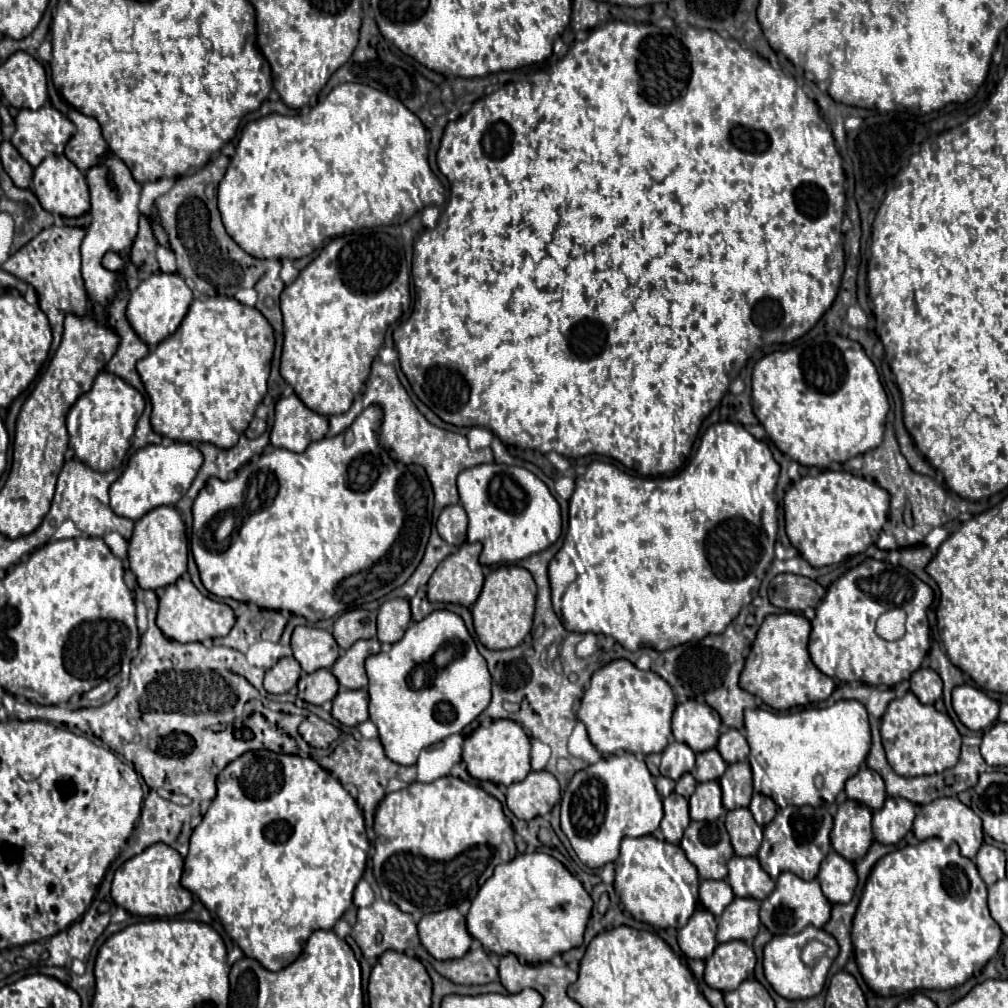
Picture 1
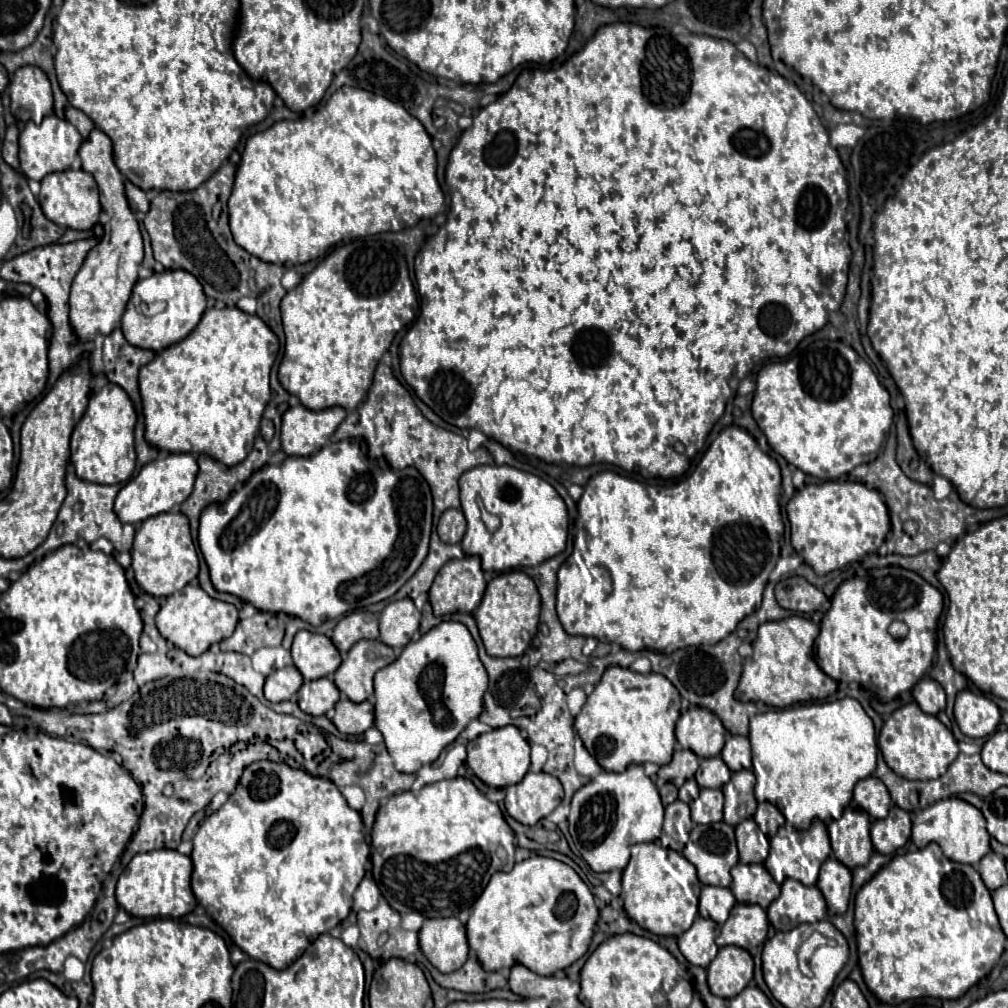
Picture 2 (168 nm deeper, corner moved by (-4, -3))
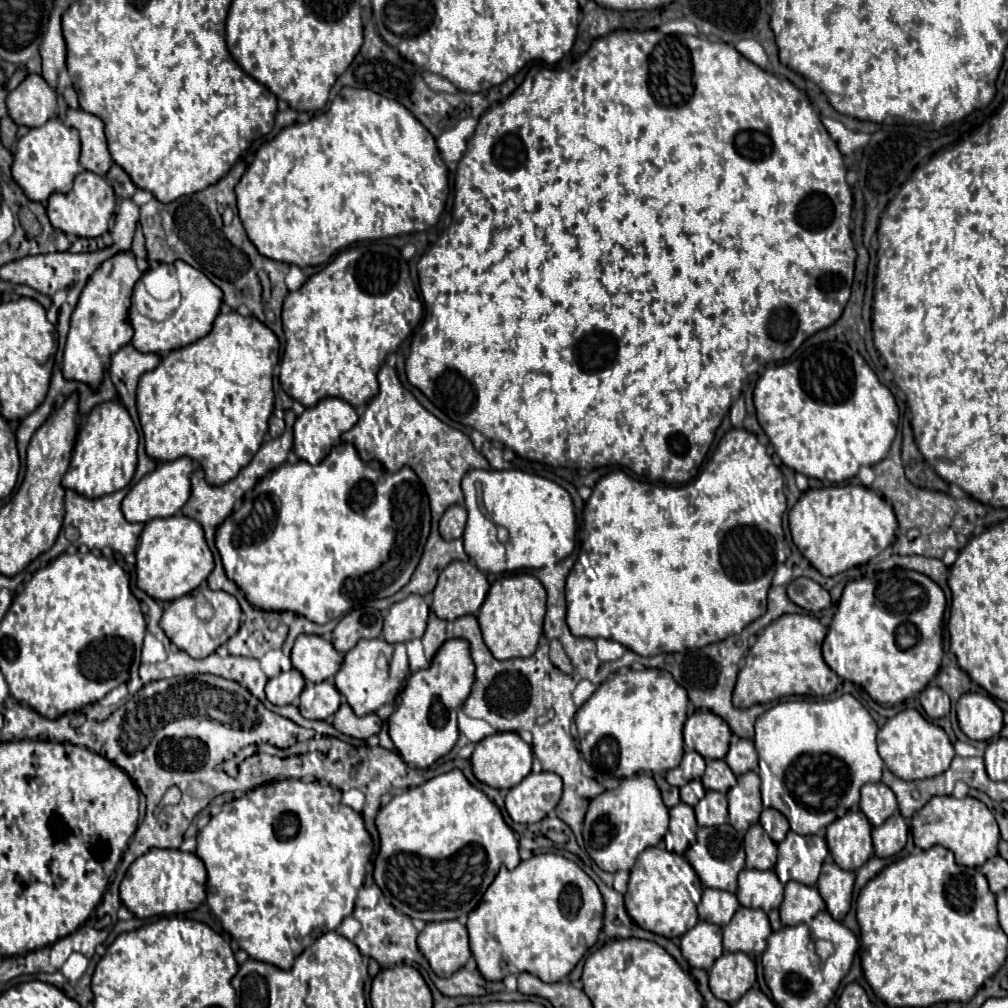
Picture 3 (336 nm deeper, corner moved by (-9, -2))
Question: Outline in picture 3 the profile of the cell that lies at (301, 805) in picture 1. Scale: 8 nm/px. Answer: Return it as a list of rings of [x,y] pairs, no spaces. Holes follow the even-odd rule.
[[[274,780],[224,804],[208,826],[200,830],[196,854],[208,870],[206,902],[222,928],[250,958],[288,970],[296,956],[310,946],[318,934],[336,930],[336,926],[352,914],[356,892],[364,882],[366,864],[373,850],[362,816],[342,804],[338,788],[318,782]]]

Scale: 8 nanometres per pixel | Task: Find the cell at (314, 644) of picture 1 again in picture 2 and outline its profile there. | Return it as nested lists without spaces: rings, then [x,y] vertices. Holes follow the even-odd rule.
[[[299,631],[291,647],[293,663],[307,681],[327,677],[341,665],[341,655],[333,641],[321,633]]]

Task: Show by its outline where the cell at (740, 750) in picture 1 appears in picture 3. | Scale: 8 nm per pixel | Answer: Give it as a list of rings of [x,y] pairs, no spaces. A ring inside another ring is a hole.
[[[734,736],[730,742],[730,752],[724,760],[736,776],[744,772],[758,772],[758,756],[752,740]]]

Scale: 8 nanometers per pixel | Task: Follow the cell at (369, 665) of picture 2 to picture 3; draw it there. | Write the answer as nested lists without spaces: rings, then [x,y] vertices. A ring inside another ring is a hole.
[[[360,640],[352,650],[344,654],[344,664],[338,670],[334,684],[338,692],[352,706],[356,716],[366,716],[382,706],[396,704],[400,688],[410,674],[408,656],[404,644],[388,644],[386,640]]]

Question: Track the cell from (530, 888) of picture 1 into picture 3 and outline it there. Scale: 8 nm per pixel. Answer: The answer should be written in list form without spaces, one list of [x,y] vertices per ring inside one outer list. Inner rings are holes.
[[[538,854],[520,862],[514,870],[508,870],[508,868],[502,866],[498,872],[498,876],[494,878],[494,882],[490,884],[490,888],[486,890],[486,894],[482,896],[482,902],[478,904],[478,908],[474,908],[470,914],[468,914],[468,922],[466,922],[466,928],[468,928],[468,938],[470,938],[470,950],[472,950],[472,956],[480,968],[480,974],[486,978],[486,980],[504,980],[508,974],[522,974],[522,972],[532,972],[534,976],[540,976],[540,980],[544,982],[560,982],[564,976],[568,976],[572,972],[572,968],[578,964],[578,960],[586,954],[588,948],[592,948],[598,940],[598,934],[602,930],[602,918],[604,918],[604,900],[602,900],[602,894],[596,886],[596,882],[578,866],[574,864],[572,860],[560,856],[560,854]]]

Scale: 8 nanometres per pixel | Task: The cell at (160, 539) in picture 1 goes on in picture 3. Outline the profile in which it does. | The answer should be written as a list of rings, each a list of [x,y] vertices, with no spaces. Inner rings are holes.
[[[176,514],[146,522],[136,550],[136,586],[154,600],[170,602],[196,590],[214,570],[214,556],[196,520]]]

